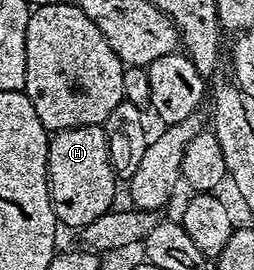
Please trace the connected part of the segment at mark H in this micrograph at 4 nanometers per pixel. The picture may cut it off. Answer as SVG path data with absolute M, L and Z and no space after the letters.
M102 125L79 126L52 133L45 165L49 175L49 197L53 199L58 225L65 227L66 224L69 228L80 230L95 222L99 214L114 207L119 177L111 166L107 134Z

